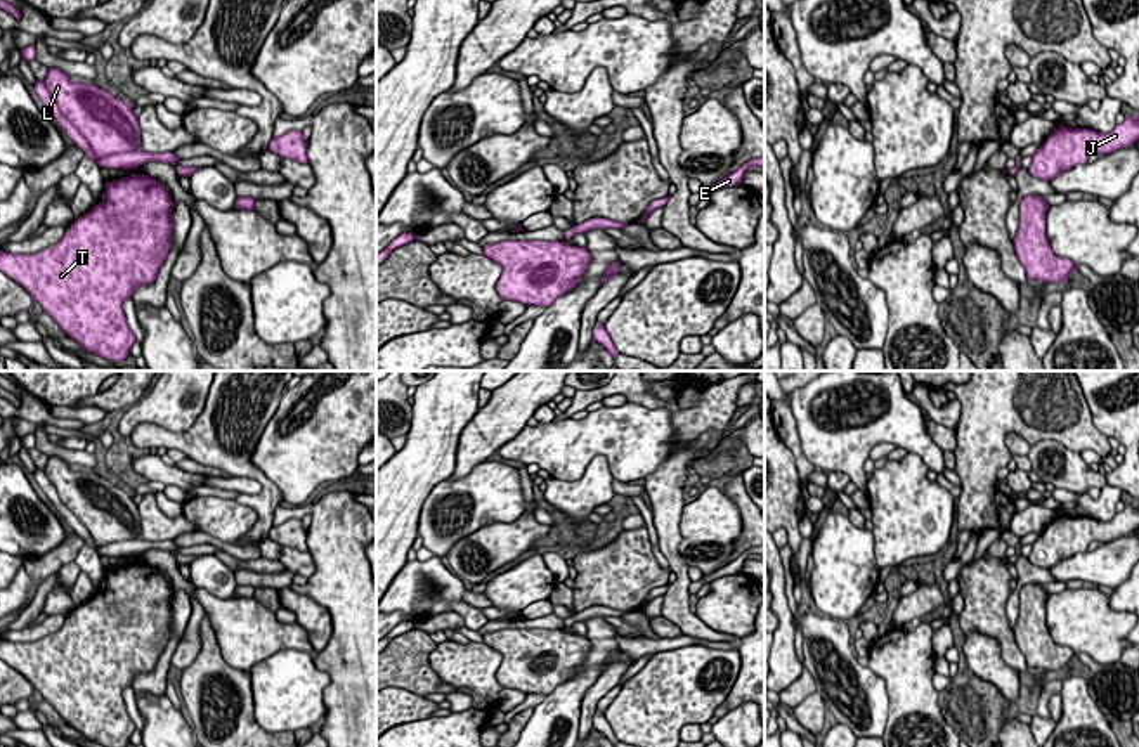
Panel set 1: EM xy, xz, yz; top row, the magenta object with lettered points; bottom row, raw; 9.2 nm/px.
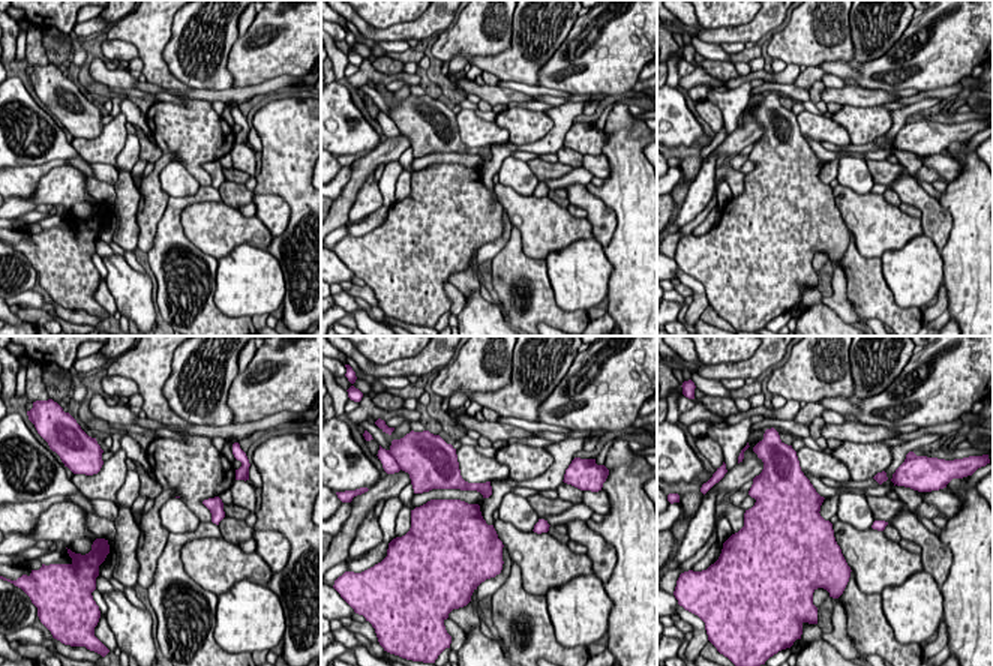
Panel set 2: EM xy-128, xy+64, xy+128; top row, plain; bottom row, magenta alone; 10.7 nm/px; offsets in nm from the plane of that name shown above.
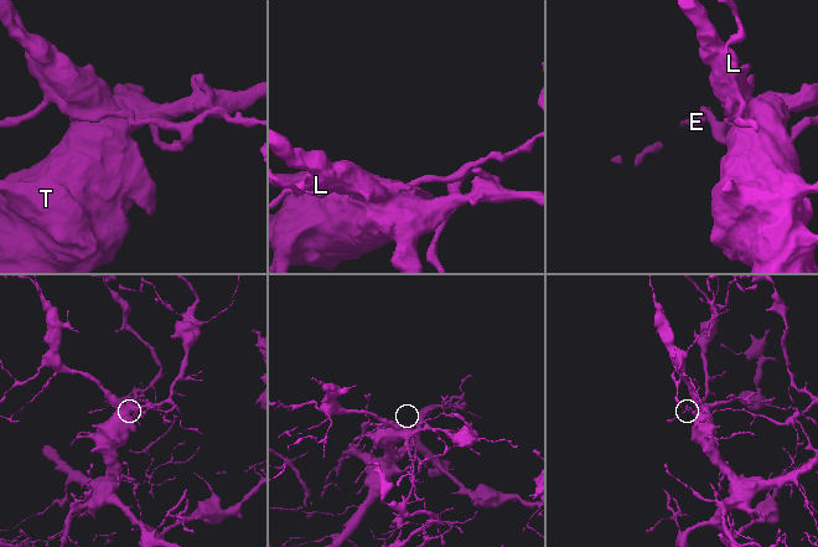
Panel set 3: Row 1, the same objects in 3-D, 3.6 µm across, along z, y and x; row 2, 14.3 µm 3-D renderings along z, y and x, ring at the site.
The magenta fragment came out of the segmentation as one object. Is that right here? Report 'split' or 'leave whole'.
split

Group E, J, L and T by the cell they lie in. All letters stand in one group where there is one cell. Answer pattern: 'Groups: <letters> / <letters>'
Groups: E / J L T

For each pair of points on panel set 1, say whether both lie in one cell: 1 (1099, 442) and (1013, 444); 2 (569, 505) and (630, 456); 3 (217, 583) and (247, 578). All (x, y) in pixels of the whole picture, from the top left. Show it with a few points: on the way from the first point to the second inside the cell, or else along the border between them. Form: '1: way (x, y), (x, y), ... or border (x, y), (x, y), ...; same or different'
1: border (1004, 435), (1018, 434), (1030, 446); different
2: border (614, 477), (607, 460), (595, 456), (569, 482); different
3: border (233, 572), (238, 584); different

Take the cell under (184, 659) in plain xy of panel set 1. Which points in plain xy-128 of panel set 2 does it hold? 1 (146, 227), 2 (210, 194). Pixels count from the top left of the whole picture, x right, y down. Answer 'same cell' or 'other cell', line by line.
1: same cell
2: other cell

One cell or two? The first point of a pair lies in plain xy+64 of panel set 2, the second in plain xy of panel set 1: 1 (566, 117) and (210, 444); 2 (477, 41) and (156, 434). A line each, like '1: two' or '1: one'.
1: one
2: two

